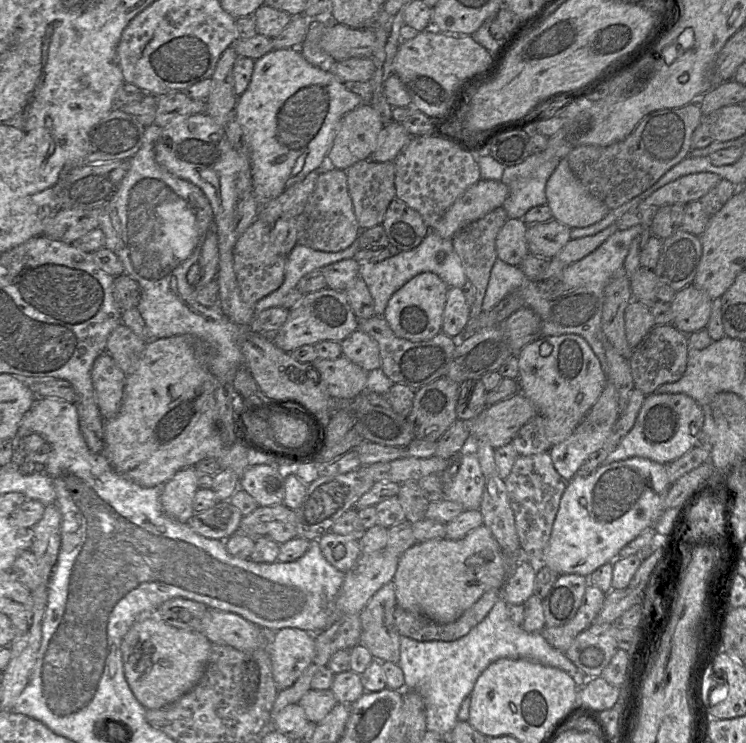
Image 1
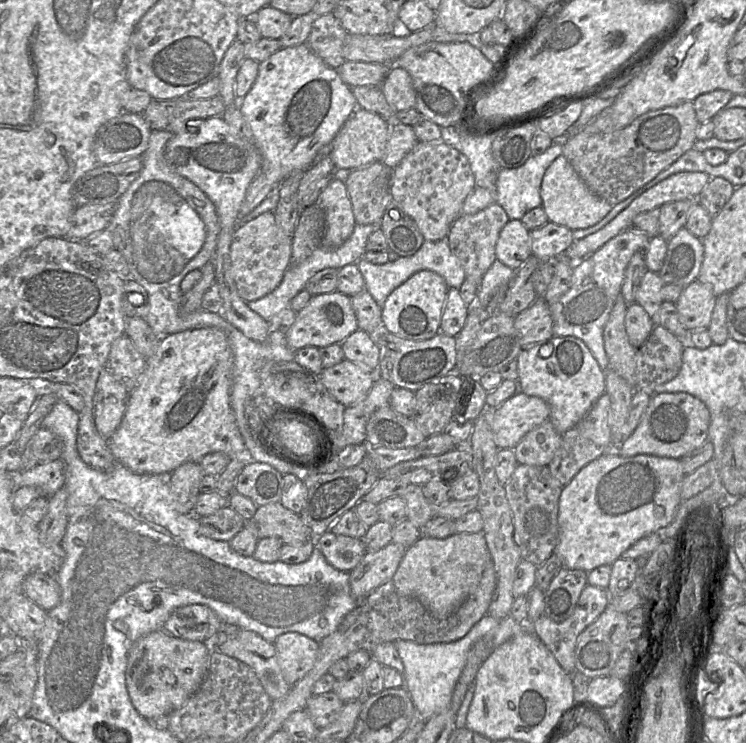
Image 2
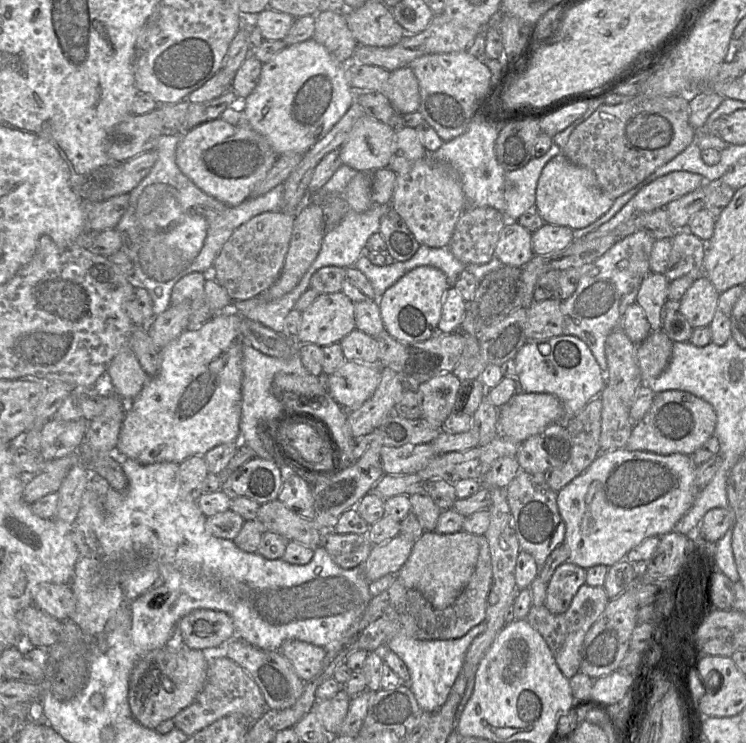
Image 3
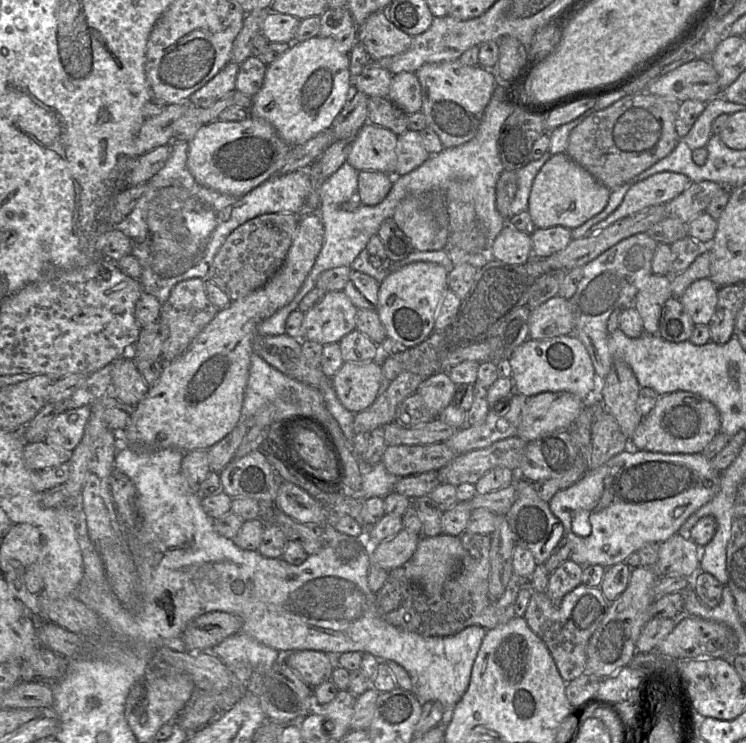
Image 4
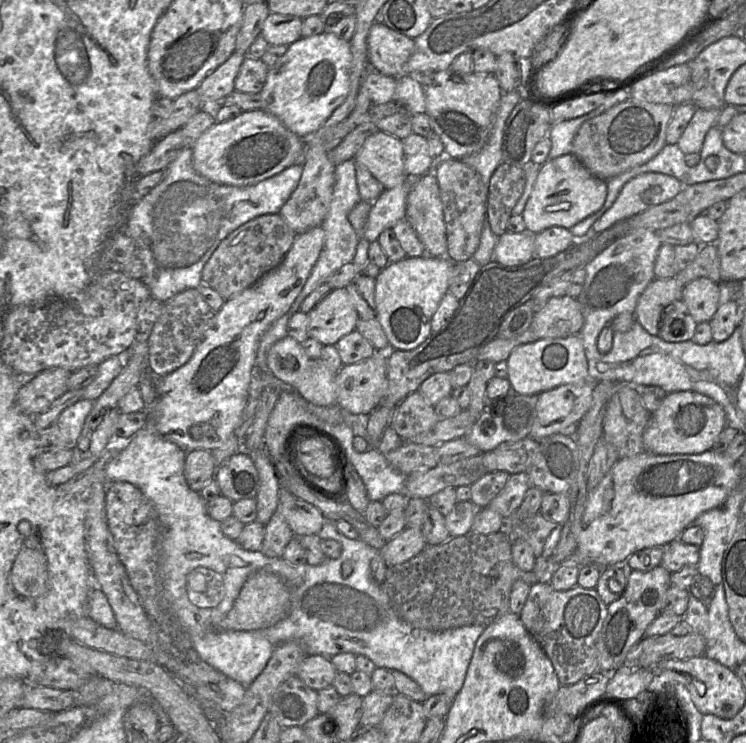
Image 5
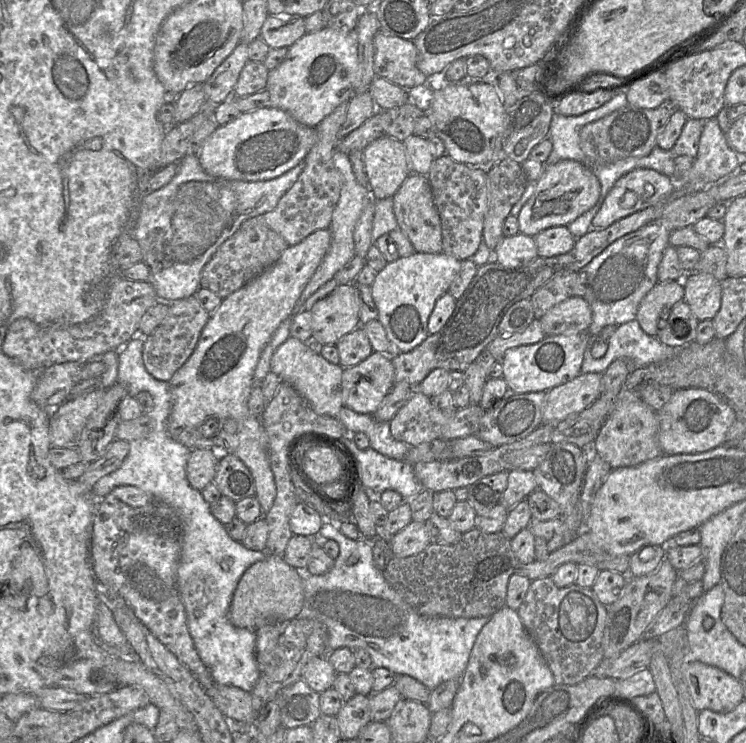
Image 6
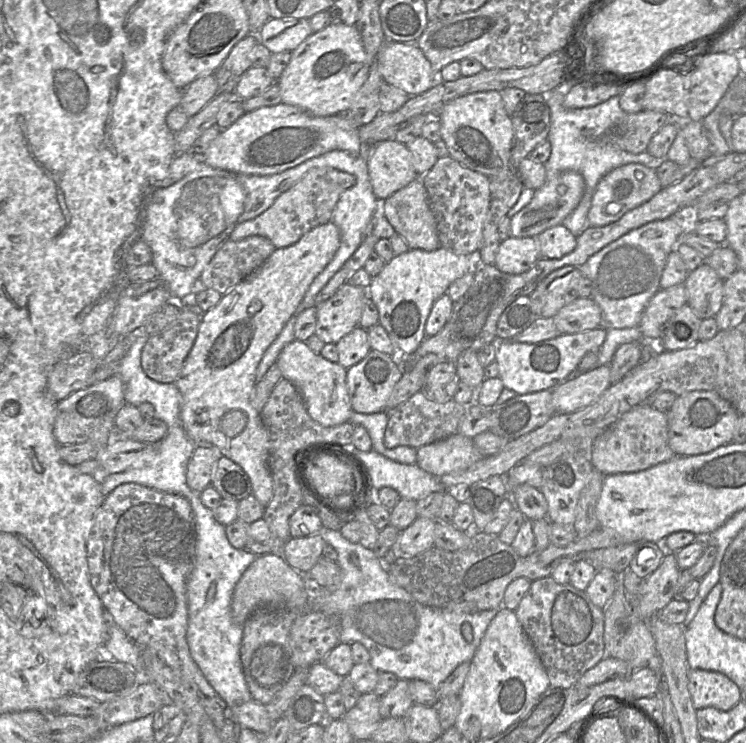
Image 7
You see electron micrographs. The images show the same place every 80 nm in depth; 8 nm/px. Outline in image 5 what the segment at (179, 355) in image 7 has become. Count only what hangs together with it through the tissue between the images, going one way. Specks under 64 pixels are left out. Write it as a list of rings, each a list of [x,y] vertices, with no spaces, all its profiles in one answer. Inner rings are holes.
[[[198,289],[184,290],[163,303],[162,313],[147,336],[149,367],[152,374],[164,377],[184,365],[214,318],[215,312]]]

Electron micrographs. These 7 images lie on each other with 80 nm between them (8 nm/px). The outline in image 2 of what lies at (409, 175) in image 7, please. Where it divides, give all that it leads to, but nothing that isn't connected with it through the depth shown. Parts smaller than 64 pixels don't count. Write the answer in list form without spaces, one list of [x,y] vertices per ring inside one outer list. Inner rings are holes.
[[[357,108],[345,121],[333,141],[328,156],[336,169],[354,170],[381,161],[390,132],[390,122],[380,115]]]

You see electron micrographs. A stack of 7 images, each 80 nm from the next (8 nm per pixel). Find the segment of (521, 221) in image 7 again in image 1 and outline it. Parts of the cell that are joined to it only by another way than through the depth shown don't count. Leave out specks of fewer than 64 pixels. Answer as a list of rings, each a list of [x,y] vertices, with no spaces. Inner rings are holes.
[[[562,158],[545,186],[552,218],[570,228],[590,226],[610,211],[579,181],[566,158]]]

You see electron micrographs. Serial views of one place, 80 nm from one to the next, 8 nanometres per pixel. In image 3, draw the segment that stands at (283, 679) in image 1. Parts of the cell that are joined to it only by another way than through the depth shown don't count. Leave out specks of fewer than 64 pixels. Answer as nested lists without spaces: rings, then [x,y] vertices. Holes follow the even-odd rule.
[[[286,640],[278,650],[291,663],[298,677],[308,682],[324,667],[326,649],[300,640]]]

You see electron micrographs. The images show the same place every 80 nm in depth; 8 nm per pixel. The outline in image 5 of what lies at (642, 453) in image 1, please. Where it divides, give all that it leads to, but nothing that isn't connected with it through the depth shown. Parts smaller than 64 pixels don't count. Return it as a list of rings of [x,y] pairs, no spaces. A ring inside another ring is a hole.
[[[694,391],[672,392],[668,393],[660,407],[651,413],[643,432],[643,444],[645,451],[653,454],[700,454],[712,449],[726,426],[726,413],[723,407],[712,398]]]

